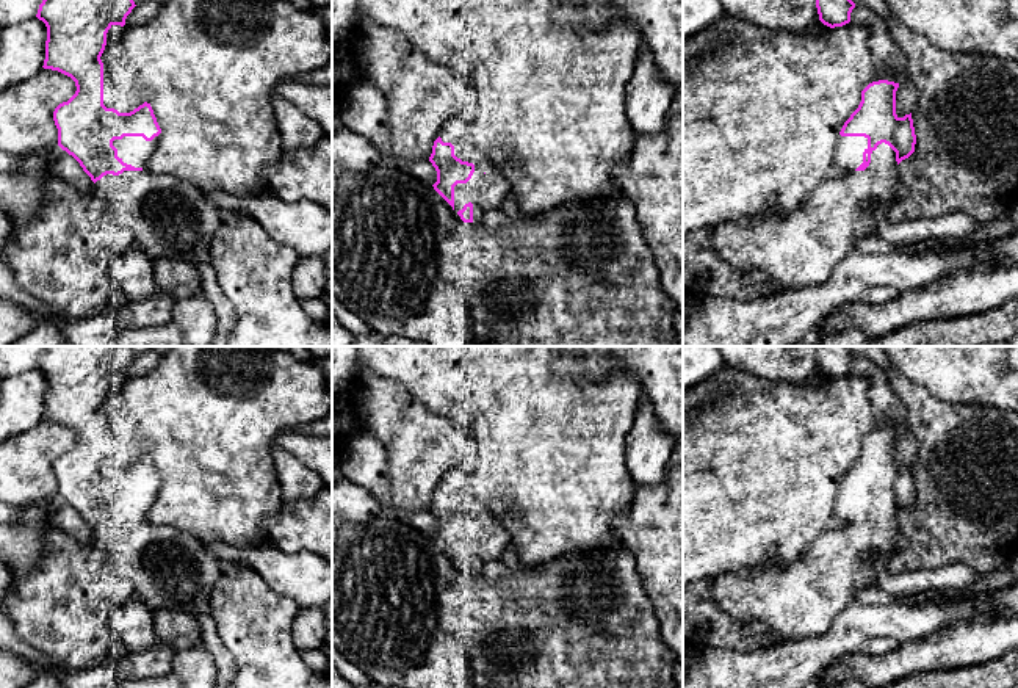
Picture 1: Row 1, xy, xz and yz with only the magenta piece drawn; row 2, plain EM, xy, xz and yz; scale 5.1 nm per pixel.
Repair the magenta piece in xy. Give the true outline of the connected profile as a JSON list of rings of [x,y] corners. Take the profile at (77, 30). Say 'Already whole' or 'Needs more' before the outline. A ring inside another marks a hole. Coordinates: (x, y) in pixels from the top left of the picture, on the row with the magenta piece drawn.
Needs more. [[[42,0],[39,5],[36,17],[47,27],[42,67],[70,77],[77,86],[75,94],[53,111],[58,146],[80,163],[97,185],[94,194],[102,199],[111,219],[133,234],[152,263],[157,259],[172,259],[193,266],[210,263],[210,244],[226,215],[204,190],[172,176],[127,165],[113,146],[114,139],[124,136],[143,136],[152,141],[161,133],[147,102],[130,113],[119,113],[103,105],[100,56],[106,45],[106,33],[113,25],[124,27],[135,6],[133,0]]]

